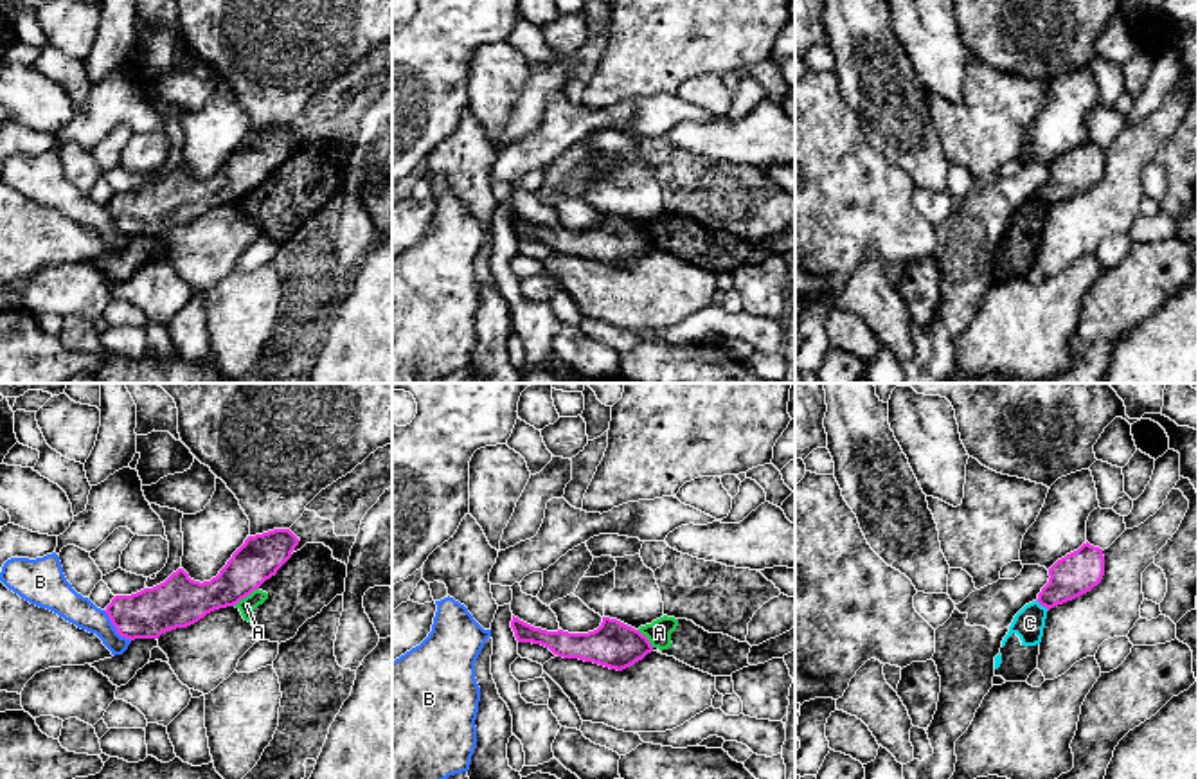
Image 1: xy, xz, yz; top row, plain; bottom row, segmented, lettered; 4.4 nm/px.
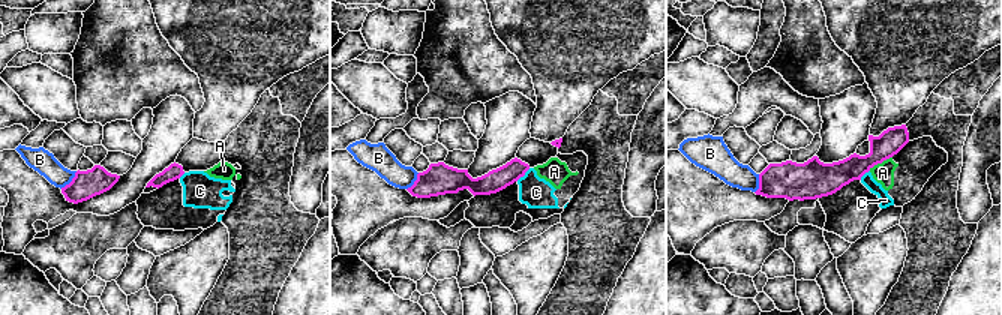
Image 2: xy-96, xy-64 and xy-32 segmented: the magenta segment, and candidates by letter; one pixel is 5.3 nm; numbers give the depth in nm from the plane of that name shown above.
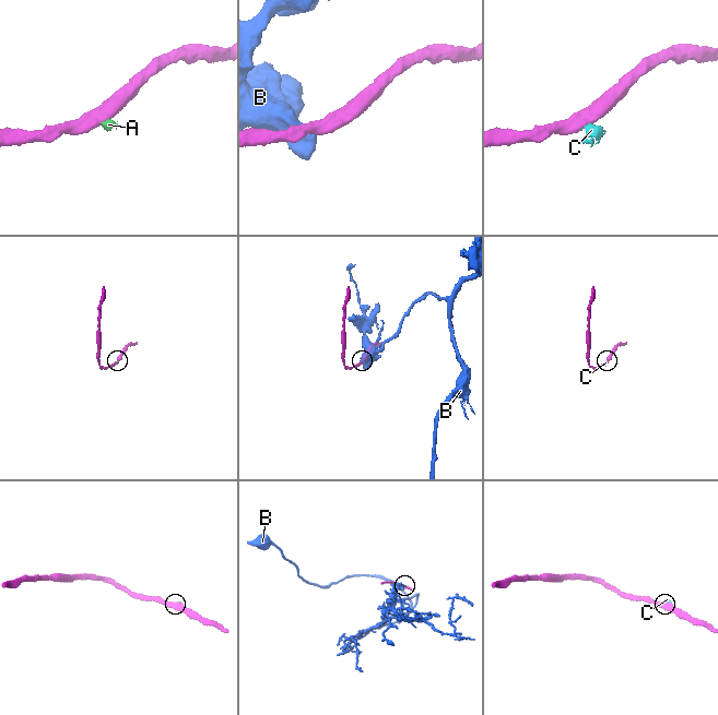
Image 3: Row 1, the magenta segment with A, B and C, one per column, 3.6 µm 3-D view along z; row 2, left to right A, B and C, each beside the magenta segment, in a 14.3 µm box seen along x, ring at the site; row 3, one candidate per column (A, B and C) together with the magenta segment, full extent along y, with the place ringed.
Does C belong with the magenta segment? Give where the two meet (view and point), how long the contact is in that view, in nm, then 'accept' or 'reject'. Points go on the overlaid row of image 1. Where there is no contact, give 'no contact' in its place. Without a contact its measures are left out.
yz (1042, 605) | 80 nm | reject

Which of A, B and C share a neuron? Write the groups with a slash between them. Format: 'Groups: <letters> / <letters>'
Groups: A C / B

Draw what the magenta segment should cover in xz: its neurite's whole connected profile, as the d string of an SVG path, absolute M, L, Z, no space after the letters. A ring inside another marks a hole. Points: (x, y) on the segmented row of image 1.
M513 615L511 628L518 642L549 648L563 658L579 658L622 671L653 651L651 642L639 630L610 617L603 617L597 630L588 633L547 631Z

